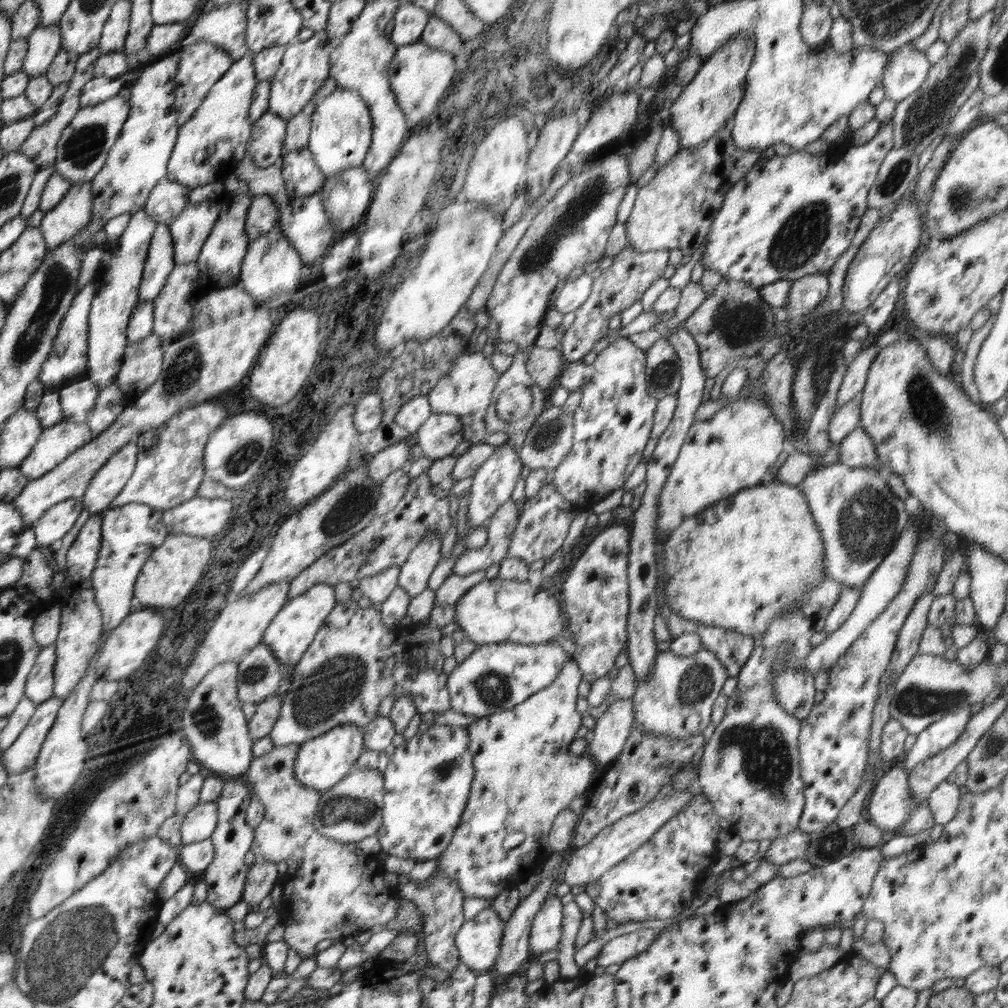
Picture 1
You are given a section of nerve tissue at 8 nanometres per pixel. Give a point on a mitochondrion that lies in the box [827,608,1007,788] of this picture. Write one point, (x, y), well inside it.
(914, 701)

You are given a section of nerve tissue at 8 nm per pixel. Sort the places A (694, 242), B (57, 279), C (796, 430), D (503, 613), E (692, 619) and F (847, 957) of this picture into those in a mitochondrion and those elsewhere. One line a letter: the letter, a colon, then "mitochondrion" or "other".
A: other
B: mitochondrion
C: other
D: other
E: other
F: other

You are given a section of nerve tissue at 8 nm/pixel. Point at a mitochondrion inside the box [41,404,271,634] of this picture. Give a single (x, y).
(237, 462)

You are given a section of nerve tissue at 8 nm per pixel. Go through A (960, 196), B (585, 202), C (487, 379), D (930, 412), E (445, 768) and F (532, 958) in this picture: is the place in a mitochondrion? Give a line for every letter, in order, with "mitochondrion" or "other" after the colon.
A: mitochondrion
B: mitochondrion
C: other
D: mitochondrion
E: mitochondrion
F: other

